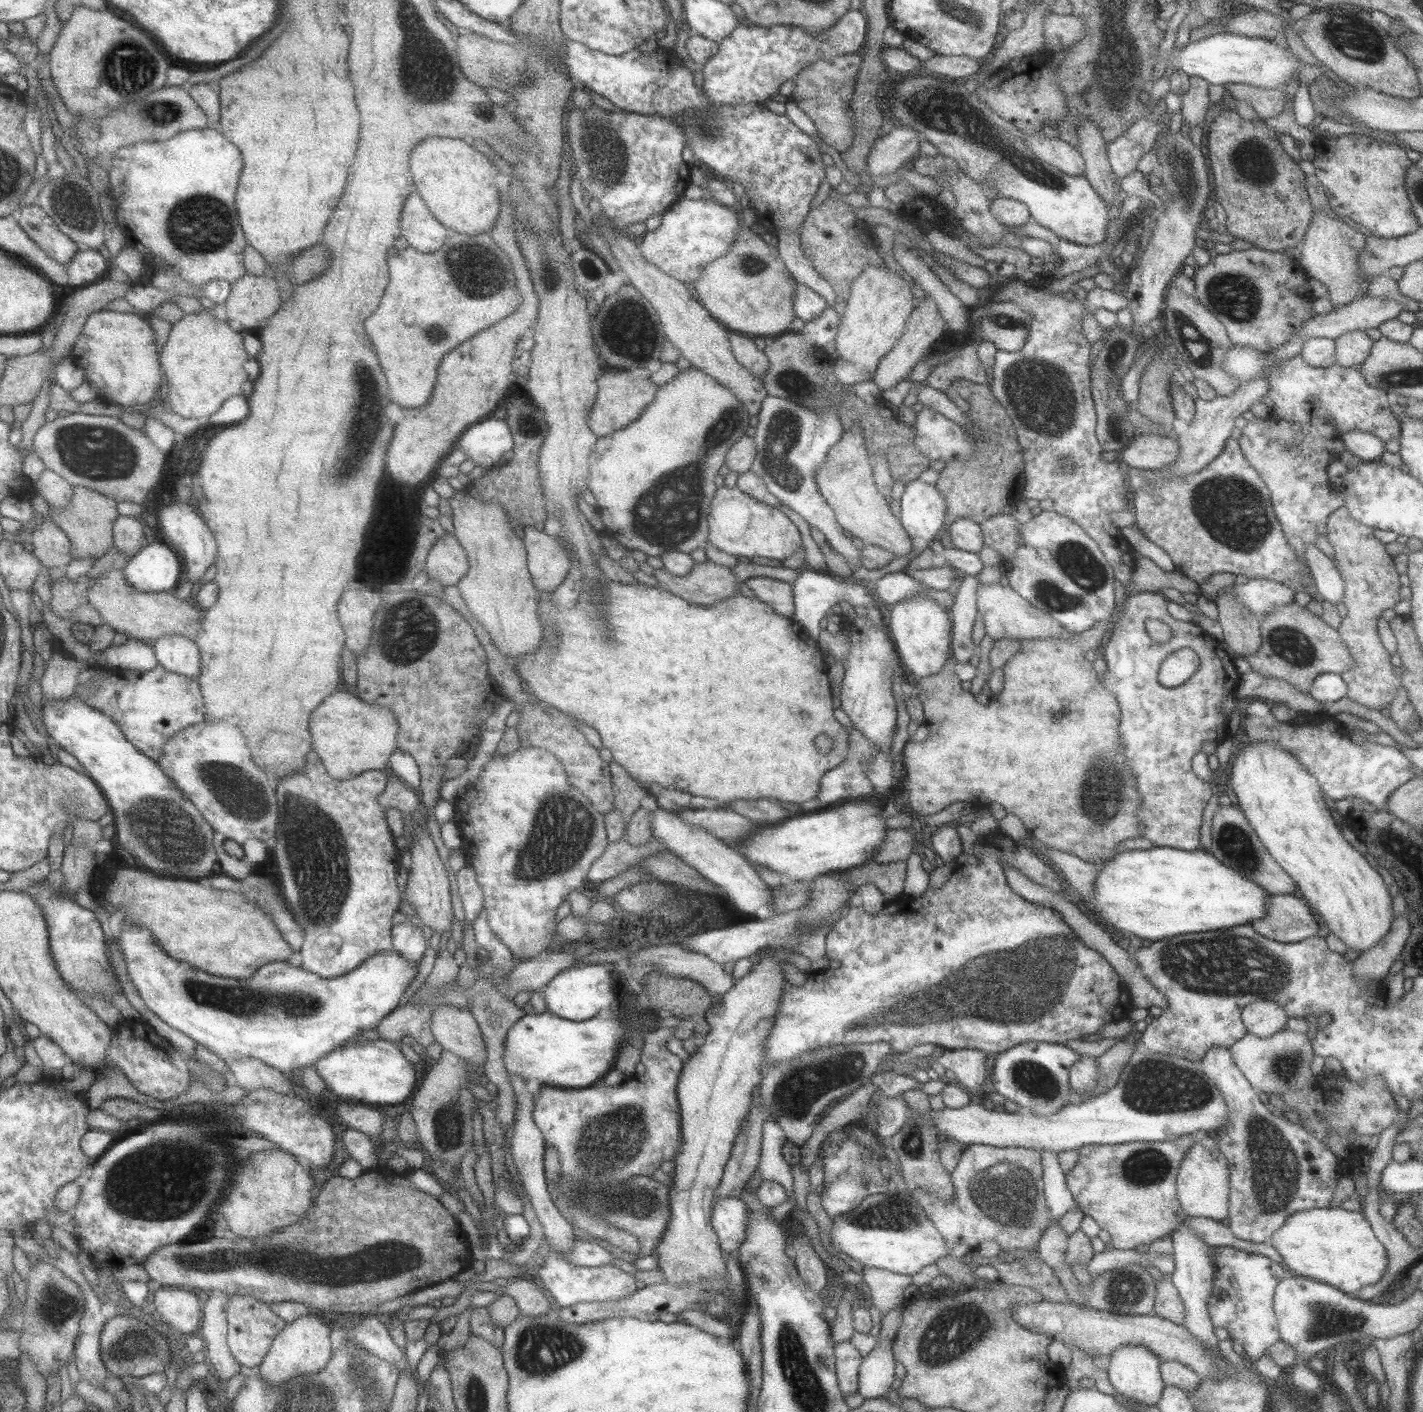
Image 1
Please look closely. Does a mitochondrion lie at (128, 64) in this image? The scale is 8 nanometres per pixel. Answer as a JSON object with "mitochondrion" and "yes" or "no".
{"mitochondrion":"yes"}

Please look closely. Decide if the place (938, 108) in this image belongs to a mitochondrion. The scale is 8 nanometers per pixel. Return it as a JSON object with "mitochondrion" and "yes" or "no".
{"mitochondrion":"yes"}

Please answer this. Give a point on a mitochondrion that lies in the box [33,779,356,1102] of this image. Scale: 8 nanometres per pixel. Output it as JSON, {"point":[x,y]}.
{"point":[319,886]}

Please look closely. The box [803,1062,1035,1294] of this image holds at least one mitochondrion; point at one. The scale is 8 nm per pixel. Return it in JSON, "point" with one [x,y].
{"point":[912,1143]}

